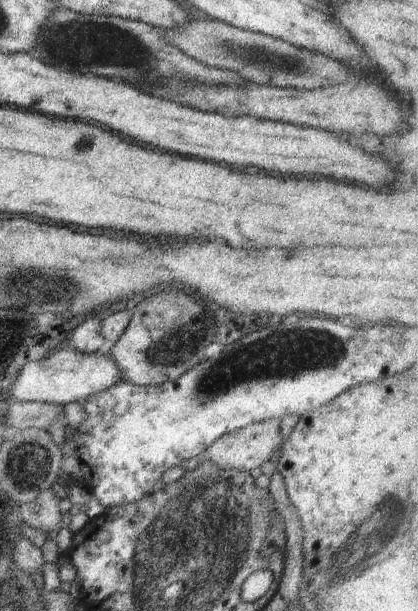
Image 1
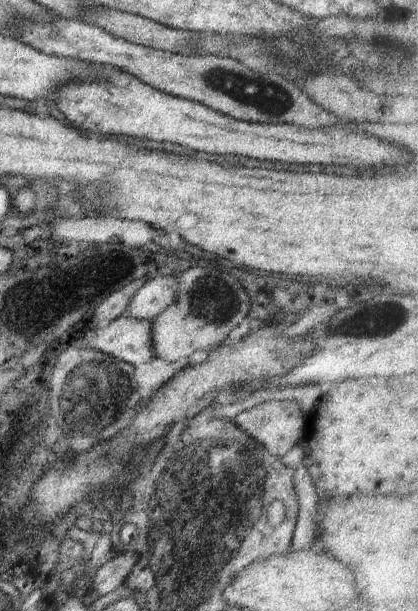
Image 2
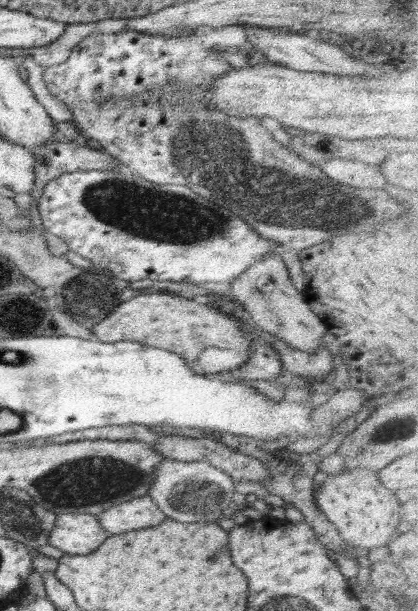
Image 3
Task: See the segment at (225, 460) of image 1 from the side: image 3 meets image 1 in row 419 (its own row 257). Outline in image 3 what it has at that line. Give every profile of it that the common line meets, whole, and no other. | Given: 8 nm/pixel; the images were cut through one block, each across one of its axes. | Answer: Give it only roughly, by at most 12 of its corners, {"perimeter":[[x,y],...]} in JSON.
{"perimeter":[[278,253],[230,284],[250,326],[312,354],[328,327]]}

